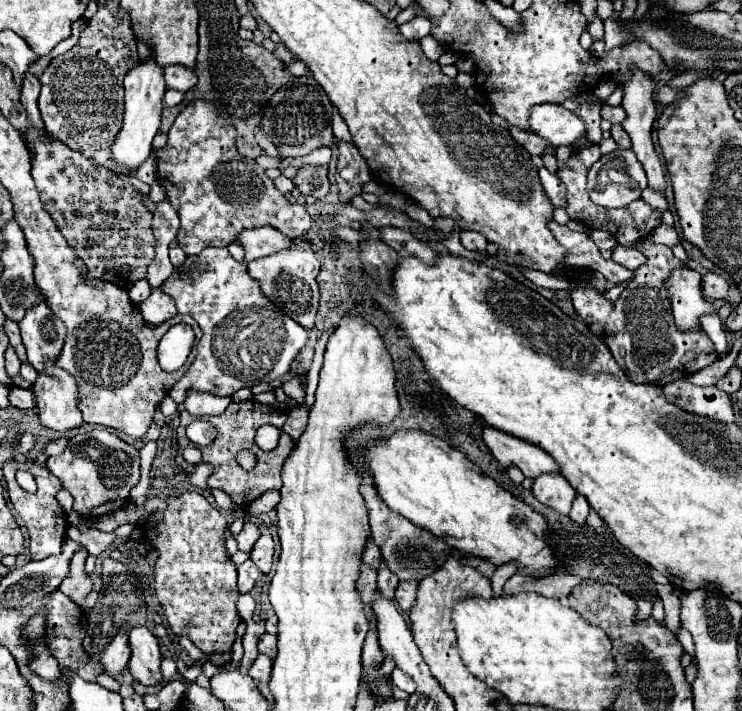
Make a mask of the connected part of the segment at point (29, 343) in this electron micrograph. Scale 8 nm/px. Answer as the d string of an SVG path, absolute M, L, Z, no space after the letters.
M44 301L28 307L22 321L18 321L22 341L26 345L28 361L36 371L44 369L44 357L56 359L64 345L64 325L48 311Z

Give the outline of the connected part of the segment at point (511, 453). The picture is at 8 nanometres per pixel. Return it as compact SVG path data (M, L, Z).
M494 427L484 429L484 441L504 467L518 467L528 479L536 479L544 473L560 473L556 461L532 443L520 441Z

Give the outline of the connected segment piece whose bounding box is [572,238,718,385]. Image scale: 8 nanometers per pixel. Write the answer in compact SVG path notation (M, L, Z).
M648 238L643 243L642 239L637 241L636 249L647 257L646 265L636 269L634 279L628 281L616 303L602 303L602 293L584 281L572 289L572 305L578 317L588 323L590 331L608 345L620 369L634 383L666 385L668 381L688 377L694 371L712 365L718 355L714 351L714 343L703 330L694 329L684 335L674 325L666 281L672 271L680 269L684 263L674 257L670 247L653 243Z

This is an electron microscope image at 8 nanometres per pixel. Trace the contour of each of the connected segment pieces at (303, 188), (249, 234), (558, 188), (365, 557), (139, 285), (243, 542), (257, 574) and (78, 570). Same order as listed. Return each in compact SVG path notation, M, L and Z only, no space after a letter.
M304 165L298 169L296 177L294 177L294 187L298 189L300 195L308 197L324 197L330 189L330 183L328 183L328 167L322 165Z
M254 227L254 229L242 229L238 233L236 243L244 249L244 259L252 261L258 257L266 257L268 253L288 249L292 239L288 239L274 227Z
M542 167L542 169L538 171L538 175L540 175L540 181L542 181L544 193L546 193L546 197L552 201L552 205L564 207L564 185L562 185L562 181L558 179L558 175L550 173L546 167Z
M368 537L368 541L366 541L364 553L362 553L362 561L370 563L374 569L378 569L378 565L380 565L380 549L378 549L378 545L374 543L372 537Z
M145 278L136 281L132 286L130 286L128 295L133 303L140 304L148 297L148 295L150 295L150 291L151 287Z
M246 521L246 523L244 523L244 529L242 529L242 531L238 533L238 537L236 537L238 549L240 549L240 551L250 551L250 549L254 547L254 543L258 541L258 537L260 537L258 525Z
M252 559L246 560L241 565L238 565L238 589L242 593L252 591L252 587L256 585L263 573L256 567Z
M80 545L80 549L74 553L72 563L70 563L70 573L68 577L62 581L62 585L58 587L64 595L68 595L76 605L82 605L82 601L88 597L88 593L92 591L92 577L84 571L86 565L86 557L88 557L88 549L84 545Z

